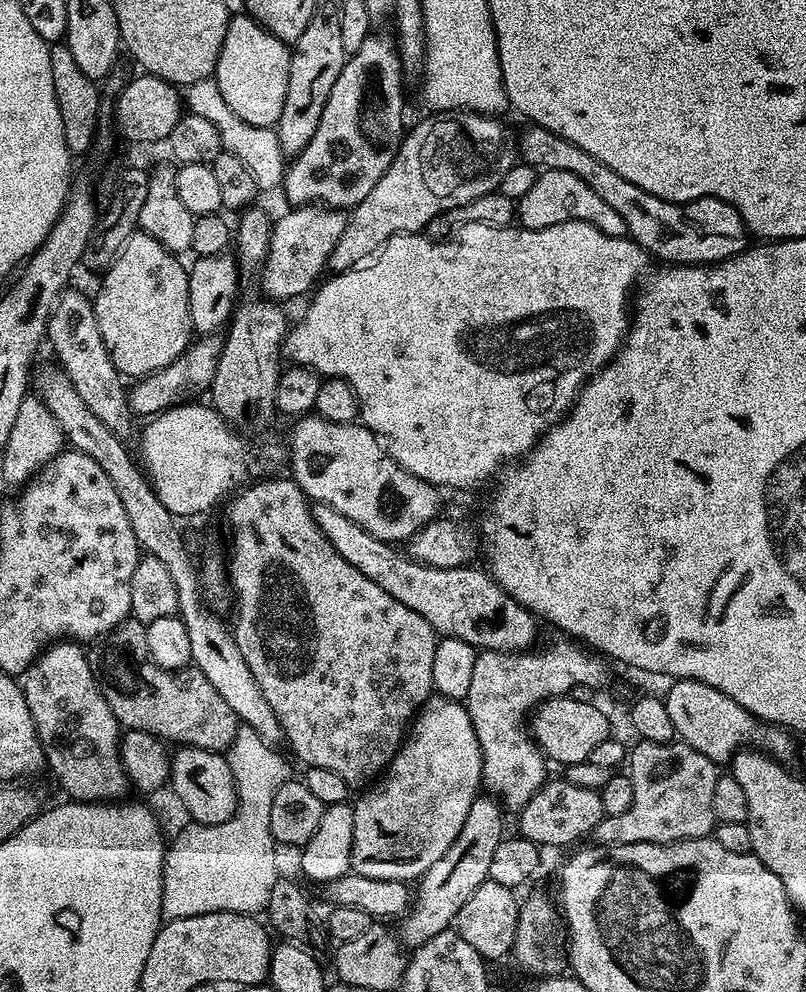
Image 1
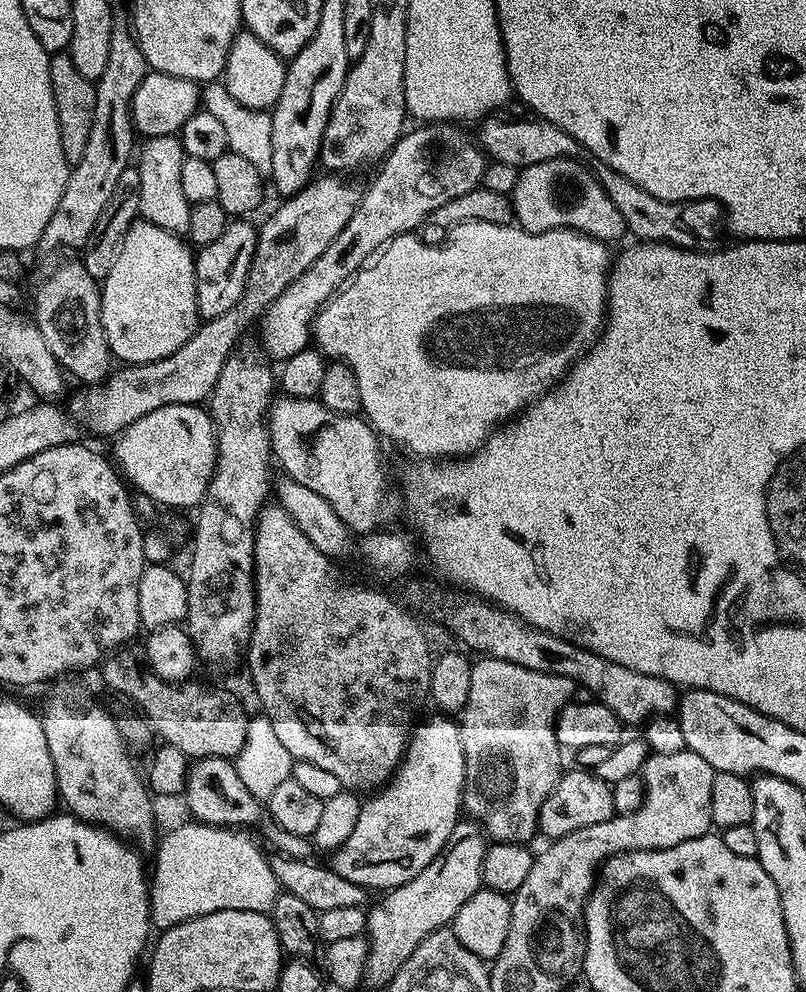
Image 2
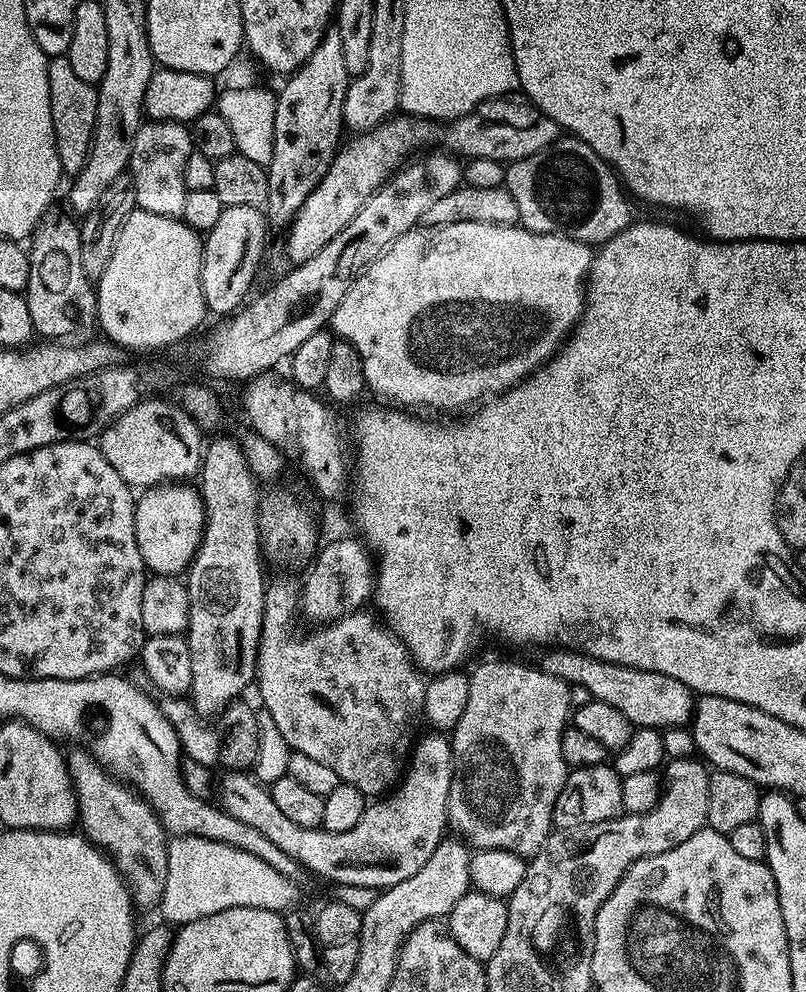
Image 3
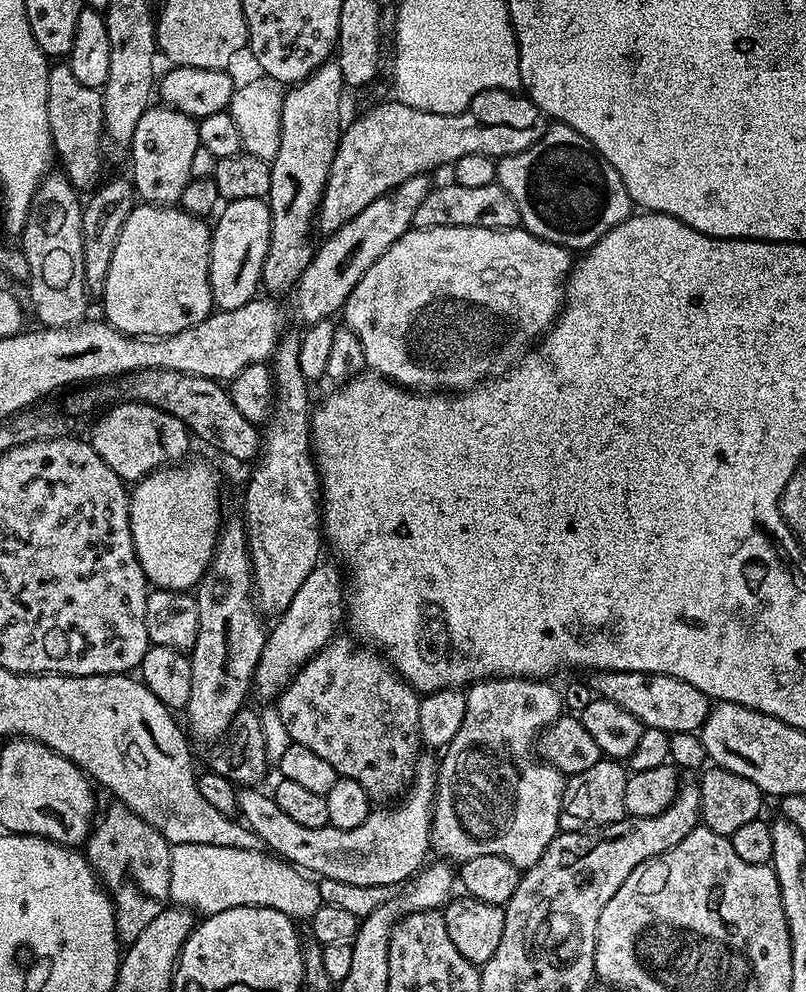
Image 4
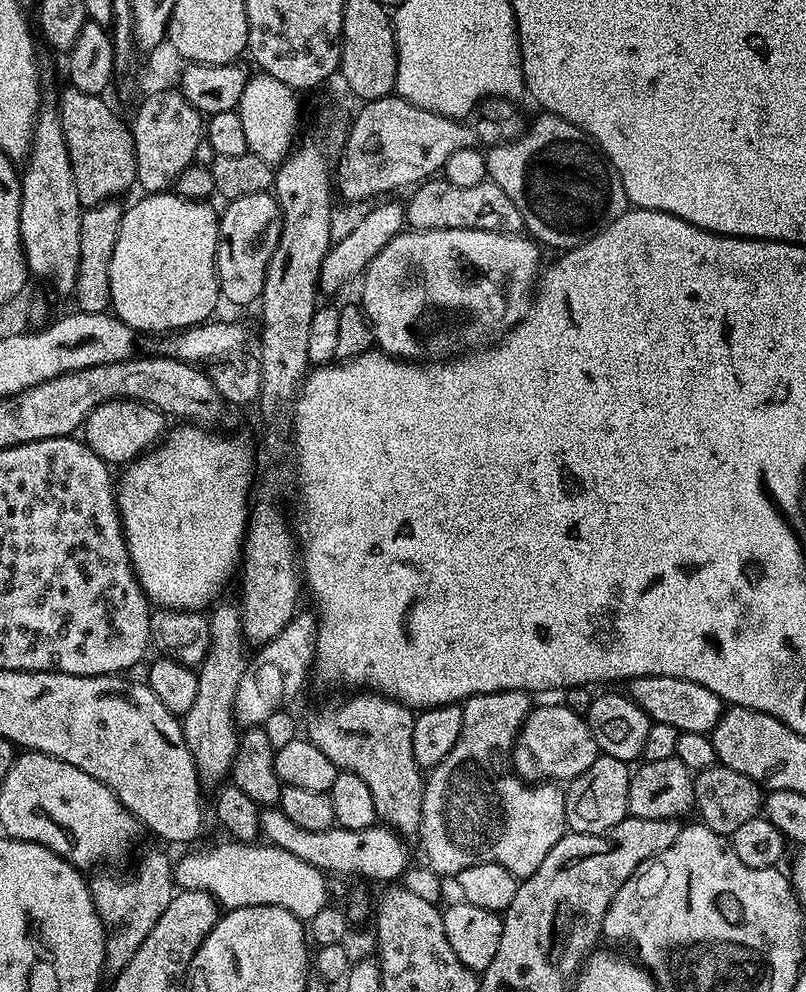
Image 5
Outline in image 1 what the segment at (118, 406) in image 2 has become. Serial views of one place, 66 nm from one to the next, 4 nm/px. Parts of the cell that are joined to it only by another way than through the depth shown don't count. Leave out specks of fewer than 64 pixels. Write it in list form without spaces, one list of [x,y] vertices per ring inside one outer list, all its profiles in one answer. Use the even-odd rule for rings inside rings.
[[[301,204],[287,210],[285,216],[275,217],[264,267],[258,273],[260,288],[264,291],[261,293],[277,302],[292,300],[295,296],[307,297],[317,287],[328,268],[328,260],[334,254],[334,246],[338,246],[338,238],[342,238],[346,223],[345,213],[338,208]],[[208,334],[203,338],[197,339],[189,344],[188,349],[182,353],[170,366],[162,370],[152,372],[149,376],[137,379],[136,384],[127,389],[128,406],[131,409],[133,417],[151,418],[157,412],[164,411],[165,408],[171,408],[183,401],[191,392],[200,392],[211,385],[214,378],[214,370],[218,366],[218,358],[222,354],[224,345],[223,335]]]

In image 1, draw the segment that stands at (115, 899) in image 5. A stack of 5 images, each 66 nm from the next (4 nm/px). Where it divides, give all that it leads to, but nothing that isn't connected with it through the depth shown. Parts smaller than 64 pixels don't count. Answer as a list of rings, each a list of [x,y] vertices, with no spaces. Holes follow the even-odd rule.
[[[53,642],[36,657],[27,670],[22,673],[22,687],[24,689],[24,697],[26,698],[26,706],[30,710],[30,718],[34,722],[36,727],[36,733],[40,739],[40,745],[44,751],[44,762],[47,771],[52,771],[56,775],[56,780],[69,792],[71,799],[76,802],[116,802],[124,796],[127,792],[130,792],[130,785],[128,783],[128,775],[124,773],[124,767],[120,761],[120,737],[122,735],[122,729],[119,722],[114,718],[114,714],[110,710],[110,706],[106,702],[106,698],[102,694],[102,690],[98,686],[98,682],[94,678],[92,668],[88,665],[88,658],[85,649],[79,643],[76,642]]]

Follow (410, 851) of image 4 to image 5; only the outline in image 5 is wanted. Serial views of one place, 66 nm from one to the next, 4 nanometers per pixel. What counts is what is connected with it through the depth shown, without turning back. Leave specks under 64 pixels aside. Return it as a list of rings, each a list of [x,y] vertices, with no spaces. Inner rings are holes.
[[[264,806],[260,809],[260,836],[271,847],[290,850],[290,854],[310,862],[310,866],[340,878],[365,876],[368,880],[396,882],[403,877],[410,864],[400,845],[400,833],[387,826],[373,826],[362,830],[346,830],[339,826],[326,830],[302,830],[302,826],[294,826],[294,822],[290,822],[290,818],[282,814],[279,806]]]

